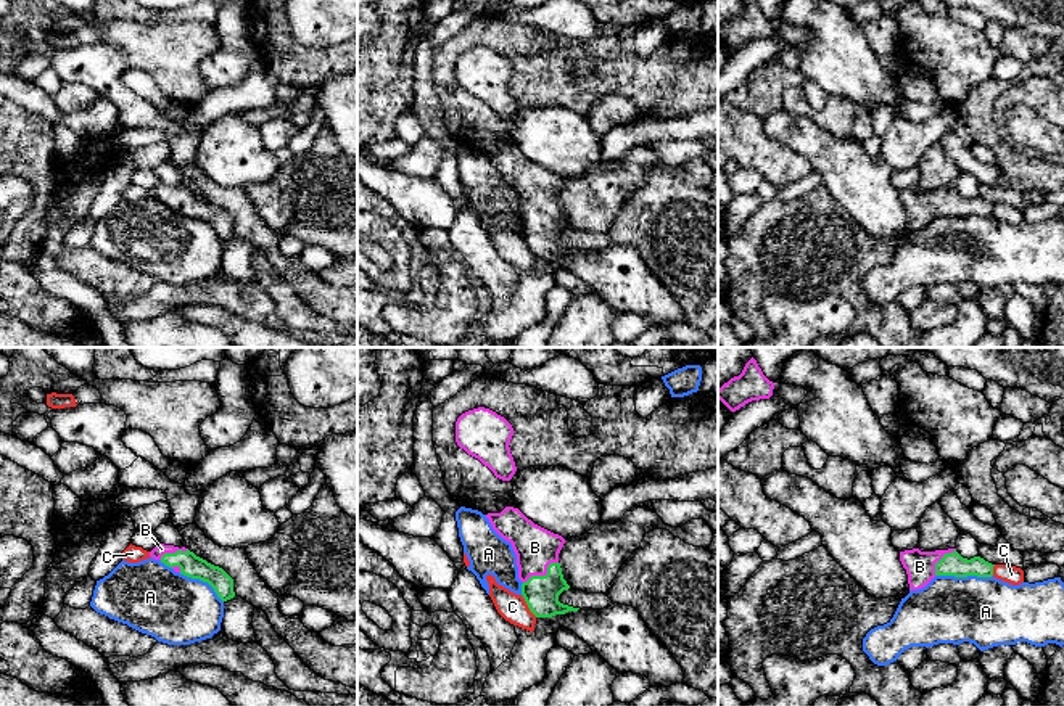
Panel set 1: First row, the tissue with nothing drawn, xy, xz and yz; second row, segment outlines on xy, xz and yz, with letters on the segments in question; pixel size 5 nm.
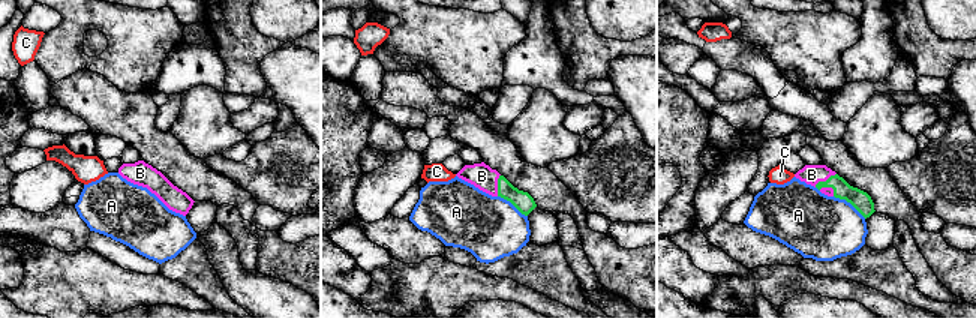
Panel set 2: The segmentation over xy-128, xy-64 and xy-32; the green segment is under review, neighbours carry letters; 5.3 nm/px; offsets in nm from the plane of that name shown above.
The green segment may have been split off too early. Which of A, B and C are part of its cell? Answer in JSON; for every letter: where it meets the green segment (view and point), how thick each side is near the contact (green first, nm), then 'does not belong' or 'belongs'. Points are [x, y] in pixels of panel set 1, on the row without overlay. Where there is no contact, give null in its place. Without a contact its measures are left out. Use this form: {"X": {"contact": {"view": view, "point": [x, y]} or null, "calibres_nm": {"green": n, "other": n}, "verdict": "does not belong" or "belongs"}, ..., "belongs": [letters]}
{"A": {"contact": {"view": "yz", "point": [965, 216]}, "calibres_nm": {"green": 110, "other": 340}, "verdict": "does not belong"}, "B": {"contact": {"view": "xz", "point": [543, 216]}, "calibres_nm": {"green": 180, "other": 200}, "verdict": "belongs"}, "C": {"contact": {"view": "xz", "point": [528, 246]}, "calibres_nm": {"green": 180, "other": 140}, "verdict": "does not belong"}, "belongs": ["B"]}

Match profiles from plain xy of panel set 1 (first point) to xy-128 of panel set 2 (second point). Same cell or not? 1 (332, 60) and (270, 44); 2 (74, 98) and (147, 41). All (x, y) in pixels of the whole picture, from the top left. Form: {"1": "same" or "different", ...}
{"1": "same", "2": "different"}

